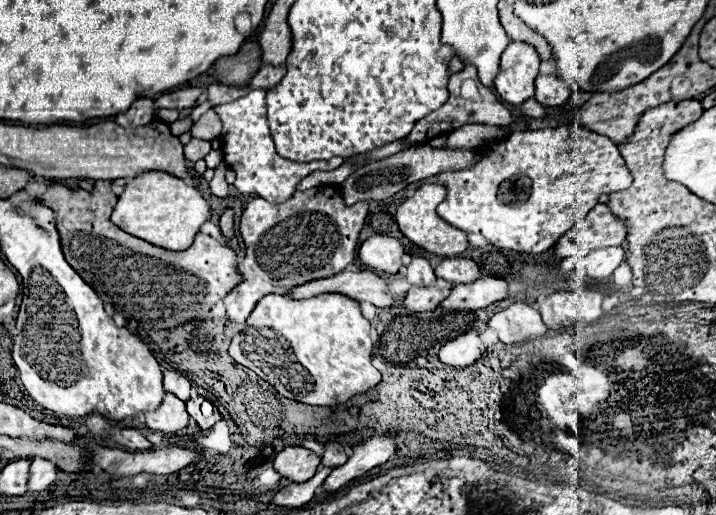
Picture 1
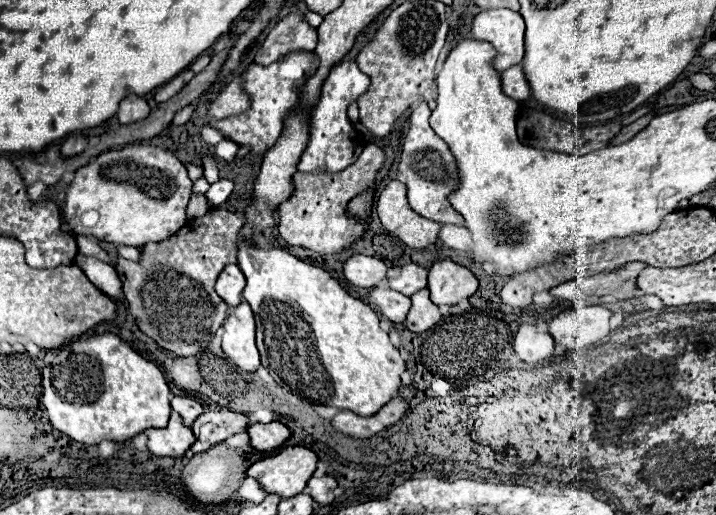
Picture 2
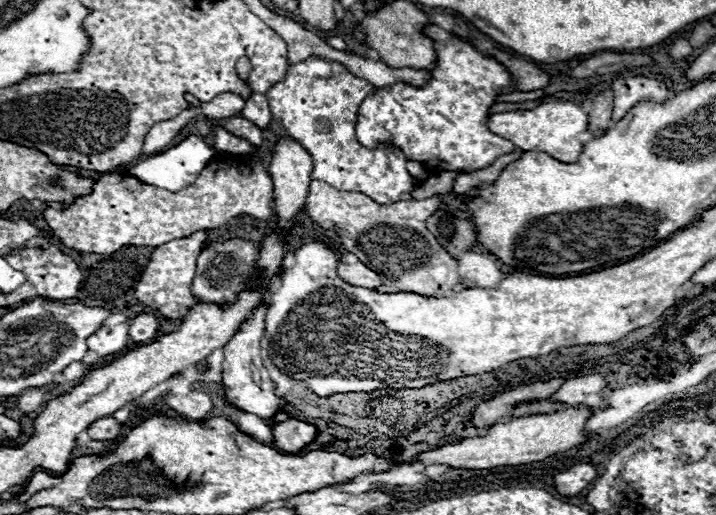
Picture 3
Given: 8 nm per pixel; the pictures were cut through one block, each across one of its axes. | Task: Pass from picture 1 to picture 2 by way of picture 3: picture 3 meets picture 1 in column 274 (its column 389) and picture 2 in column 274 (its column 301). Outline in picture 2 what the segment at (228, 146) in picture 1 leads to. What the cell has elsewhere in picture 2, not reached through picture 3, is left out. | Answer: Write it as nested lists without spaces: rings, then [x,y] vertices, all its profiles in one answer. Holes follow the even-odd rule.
[[[252,64],[248,68],[248,72],[244,74],[244,90],[250,94],[252,106],[244,114],[228,116],[228,118],[222,118],[216,122],[208,122],[208,126],[222,130],[228,140],[232,140],[240,146],[252,146],[250,148],[252,156],[262,156],[266,150],[270,150],[270,146],[274,146],[274,142],[282,134],[284,116],[298,102],[298,90],[302,84],[292,84],[292,80],[288,80],[288,78],[278,78],[274,72],[274,70],[278,70],[278,66],[280,64],[270,64],[270,66]]]

